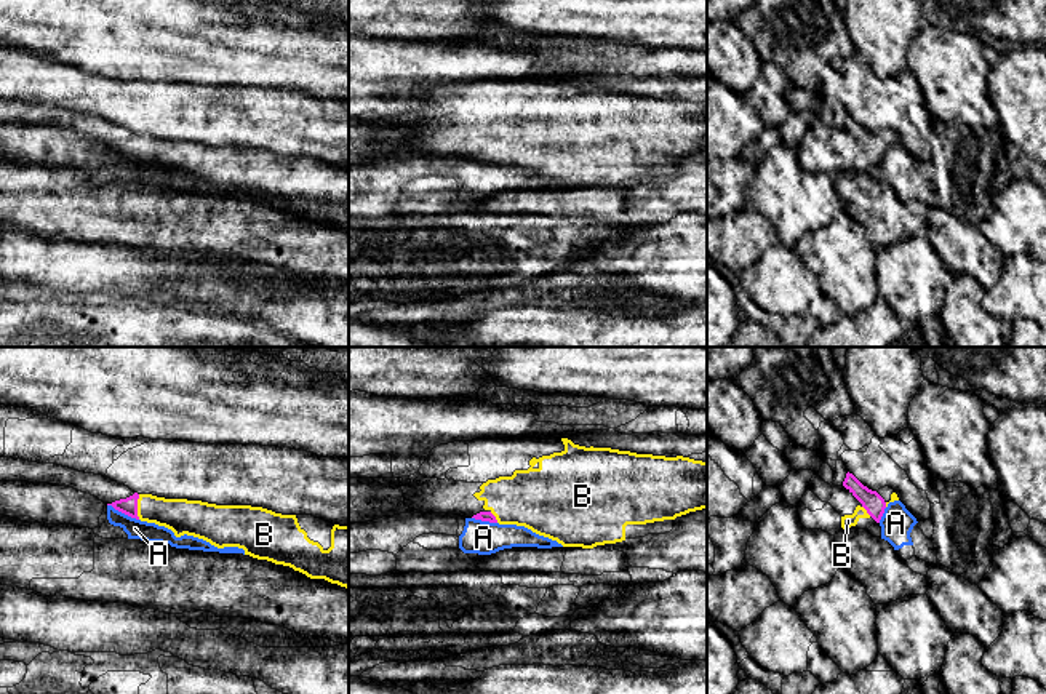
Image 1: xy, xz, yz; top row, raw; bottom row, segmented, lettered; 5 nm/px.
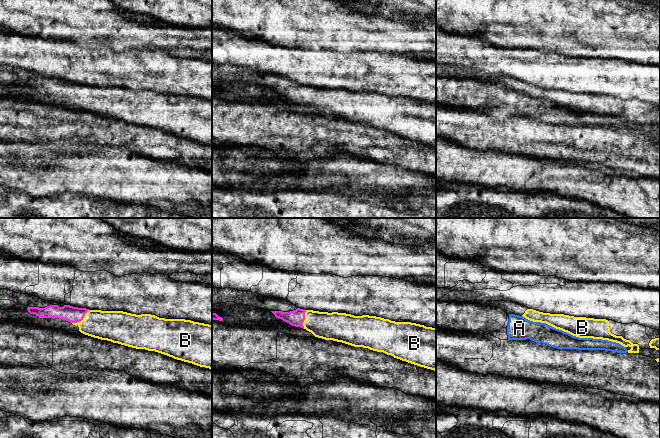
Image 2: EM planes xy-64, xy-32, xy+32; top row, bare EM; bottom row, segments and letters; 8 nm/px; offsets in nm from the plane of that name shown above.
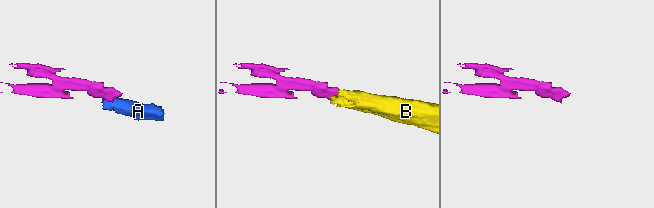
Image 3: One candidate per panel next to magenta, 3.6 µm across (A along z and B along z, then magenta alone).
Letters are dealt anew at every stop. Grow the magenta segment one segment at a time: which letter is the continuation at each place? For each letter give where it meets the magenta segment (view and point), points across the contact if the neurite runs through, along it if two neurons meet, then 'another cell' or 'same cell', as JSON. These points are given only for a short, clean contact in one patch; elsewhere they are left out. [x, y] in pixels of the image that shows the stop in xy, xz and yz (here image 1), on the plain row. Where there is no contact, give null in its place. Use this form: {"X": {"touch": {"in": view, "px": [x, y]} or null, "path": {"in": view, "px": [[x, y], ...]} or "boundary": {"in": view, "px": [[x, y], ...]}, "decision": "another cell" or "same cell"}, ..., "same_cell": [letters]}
{"A": {"touch": {"in": "xy", "px": [123, 154]}, "boundary": {"in": "xy", "px": [[107, 146], [138, 162]]}, "decision": "another cell"}, "B": {"touch": {"in": "xy", "px": [136, 149]}, "boundary": {"in": "xy", "px": [[139, 136], [138, 160]]}, "decision": "another cell"}, "same_cell": []}

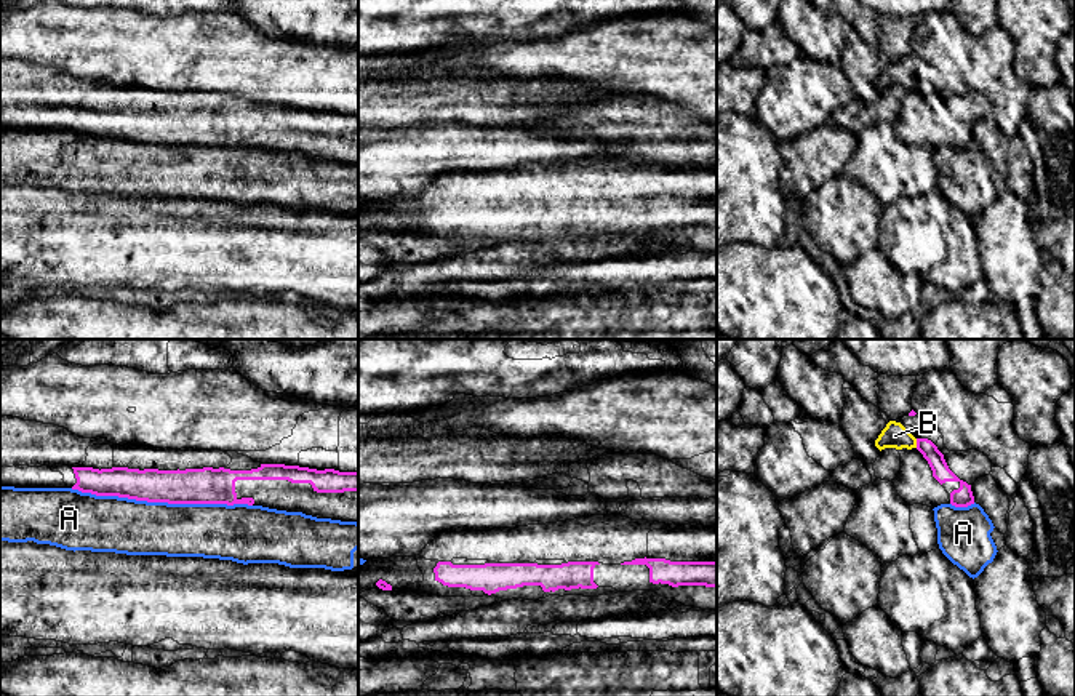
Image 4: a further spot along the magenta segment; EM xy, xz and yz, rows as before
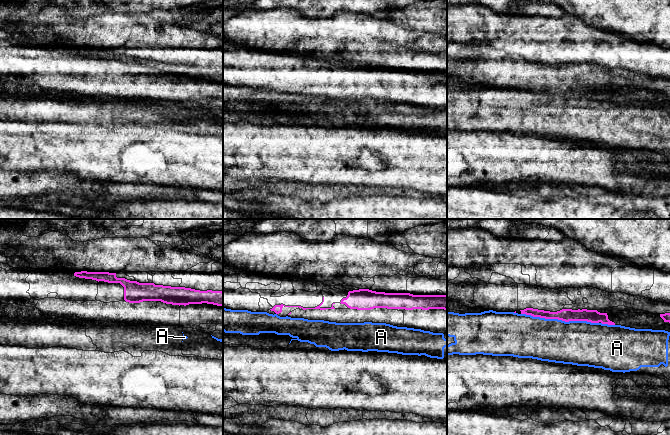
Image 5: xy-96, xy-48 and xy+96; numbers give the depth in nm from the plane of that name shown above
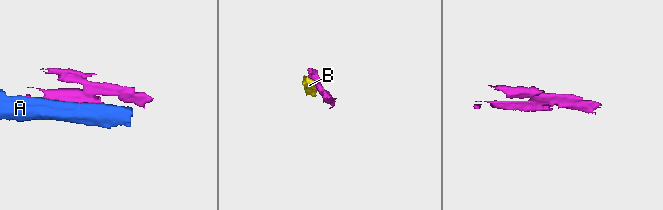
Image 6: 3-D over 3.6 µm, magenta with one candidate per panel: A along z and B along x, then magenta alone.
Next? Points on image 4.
{"A": {"touch": {"in": "xy", "px": [162, 143]}, "decision": "another cell"}, "B": {"touch": {"in": "yz", "px": [917, 85]}, "decision": "same cell"}, "same_cell": ["B"]}

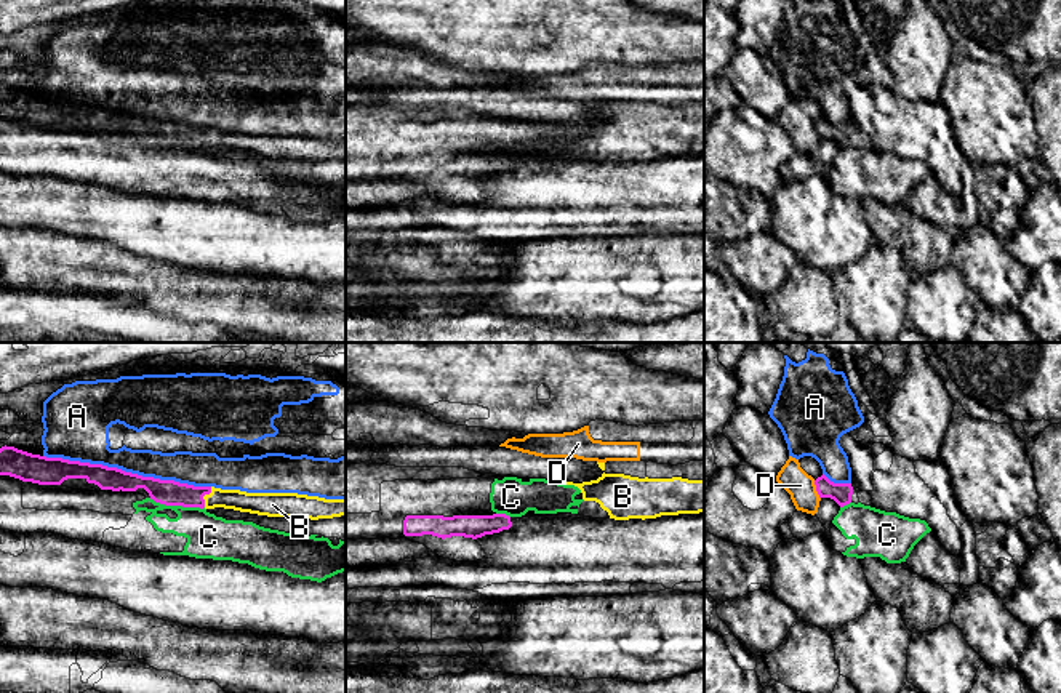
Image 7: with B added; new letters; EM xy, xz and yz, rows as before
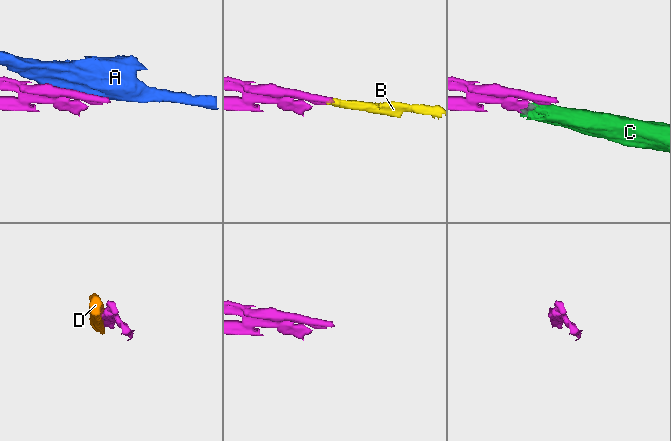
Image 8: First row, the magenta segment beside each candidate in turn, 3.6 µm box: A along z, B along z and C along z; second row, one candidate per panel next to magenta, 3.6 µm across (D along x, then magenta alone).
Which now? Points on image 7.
{"A": {"touch": {"in": "xy", "px": [127, 114]}, "decision": "another cell"}, "B": {"touch": {"in": "xy", "px": [204, 136]}, "path": {"in": "xy", "px": [[165, 133], [204, 136], [236, 141]]}, "decision": "same cell"}, "C": {"touch": {"in": "xy", "px": [176, 146]}, "boundary": {"in": "xy", "px": [[149, 140], [165, 146], [204, 149]]}, "decision": "another cell"}, "D": {"touch": {"in": "yz", "px": [816, 132]}, "decision": "another cell"}, "same_cell": ["B"]}

